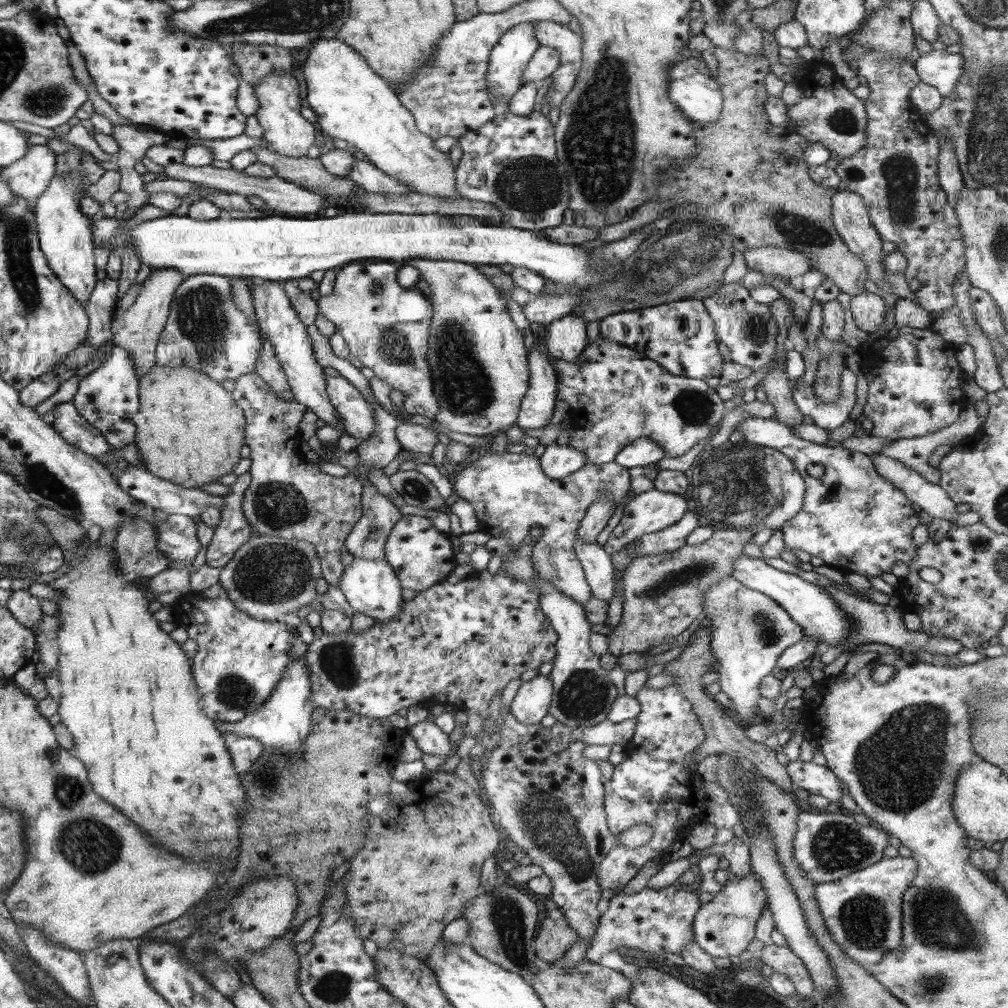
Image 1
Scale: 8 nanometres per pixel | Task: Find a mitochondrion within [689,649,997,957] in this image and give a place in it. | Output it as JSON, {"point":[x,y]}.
{"point":[899,766]}

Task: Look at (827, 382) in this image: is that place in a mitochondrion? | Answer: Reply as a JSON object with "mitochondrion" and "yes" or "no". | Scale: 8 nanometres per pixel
{"mitochondrion":"yes"}

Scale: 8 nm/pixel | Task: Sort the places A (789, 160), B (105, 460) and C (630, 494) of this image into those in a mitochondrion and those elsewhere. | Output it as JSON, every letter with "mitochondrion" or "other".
{"A":"other","B":"other","C":"other"}

